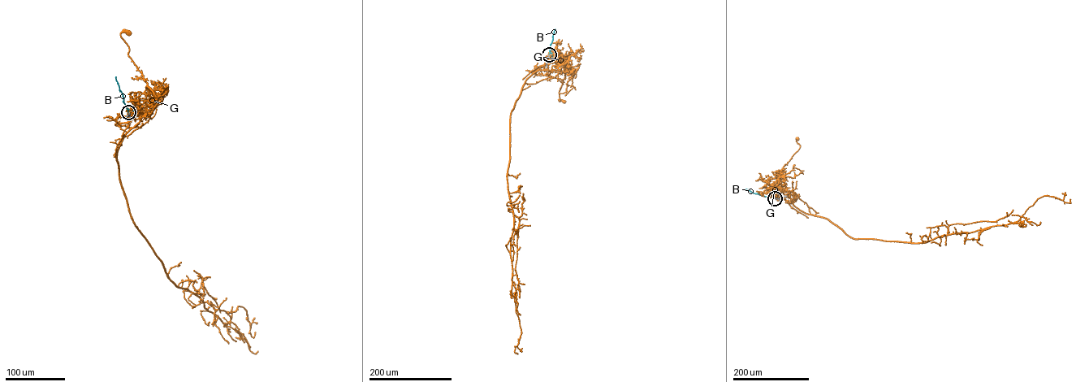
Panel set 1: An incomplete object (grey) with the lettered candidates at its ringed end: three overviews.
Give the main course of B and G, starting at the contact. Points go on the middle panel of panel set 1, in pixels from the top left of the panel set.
B: (549, 54), (555, 28)
G: (548, 55), (560, 64), (565, 62), (570, 54), (559, 90), (558, 100), (563, 102)

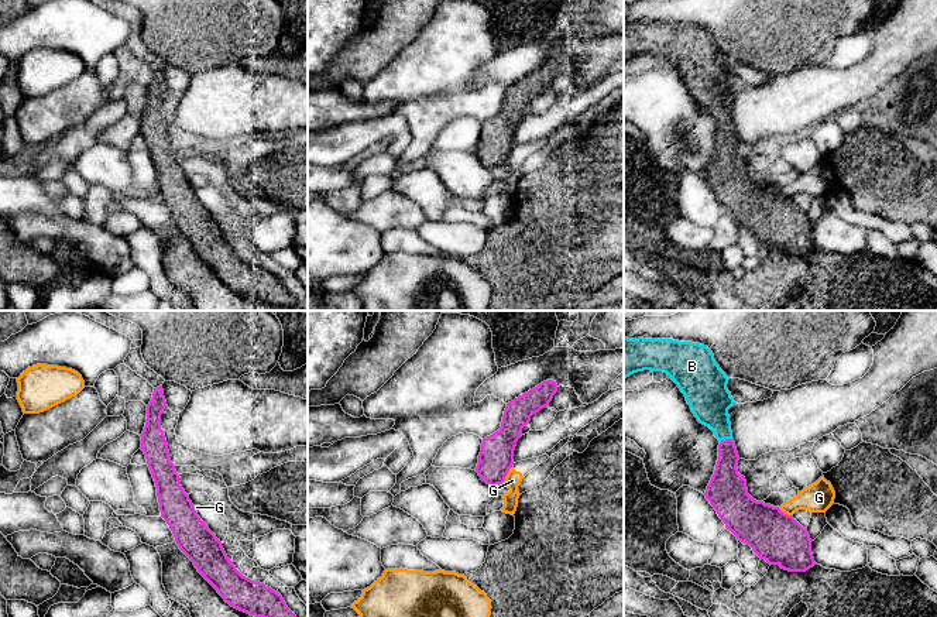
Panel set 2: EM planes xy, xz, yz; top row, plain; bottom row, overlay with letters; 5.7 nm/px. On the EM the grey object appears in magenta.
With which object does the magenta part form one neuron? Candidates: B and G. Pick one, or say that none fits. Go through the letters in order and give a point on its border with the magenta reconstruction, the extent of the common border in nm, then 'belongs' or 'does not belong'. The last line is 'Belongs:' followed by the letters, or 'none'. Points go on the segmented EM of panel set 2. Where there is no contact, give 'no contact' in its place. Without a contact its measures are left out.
B: yz (726, 439) | 80 nm | belongs
G: xz (507, 473) | 110 nm | does not belong
Belongs: B

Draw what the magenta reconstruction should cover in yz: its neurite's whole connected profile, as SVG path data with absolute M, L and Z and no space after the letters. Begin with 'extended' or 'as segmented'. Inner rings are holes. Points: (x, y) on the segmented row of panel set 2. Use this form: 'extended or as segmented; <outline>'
extended; M624 337L624 380L634 373L651 370L663 371L684 394L697 421L708 426L718 445L718 460L714 474L704 493L738 541L749 545L754 552L769 565L779 565L789 572L806 572L816 565L811 553L811 539L793 515L785 514L779 507L756 501L748 494L746 480L738 473L738 452L732 439L728 409L737 404L727 388L728 377L714 360L713 352L700 343L679 342L673 339L628 339Z

